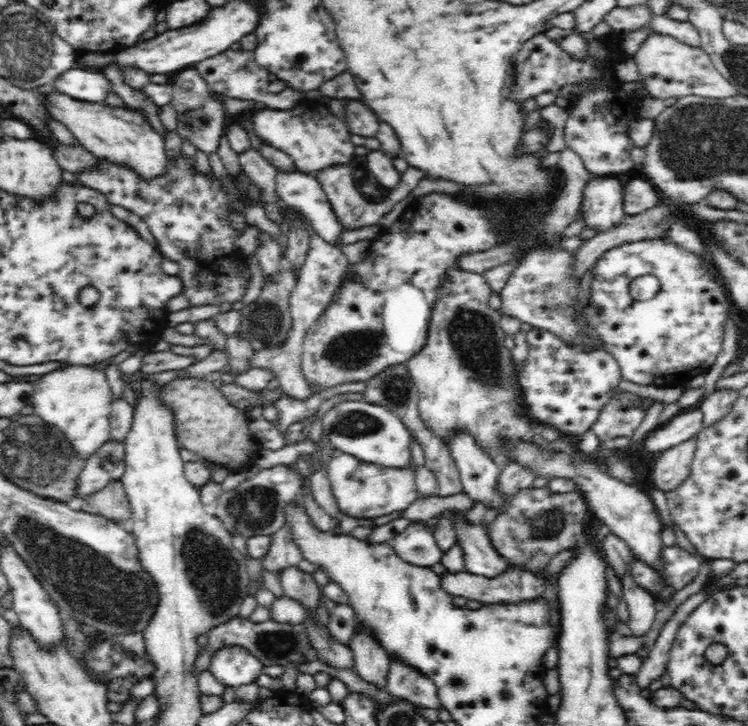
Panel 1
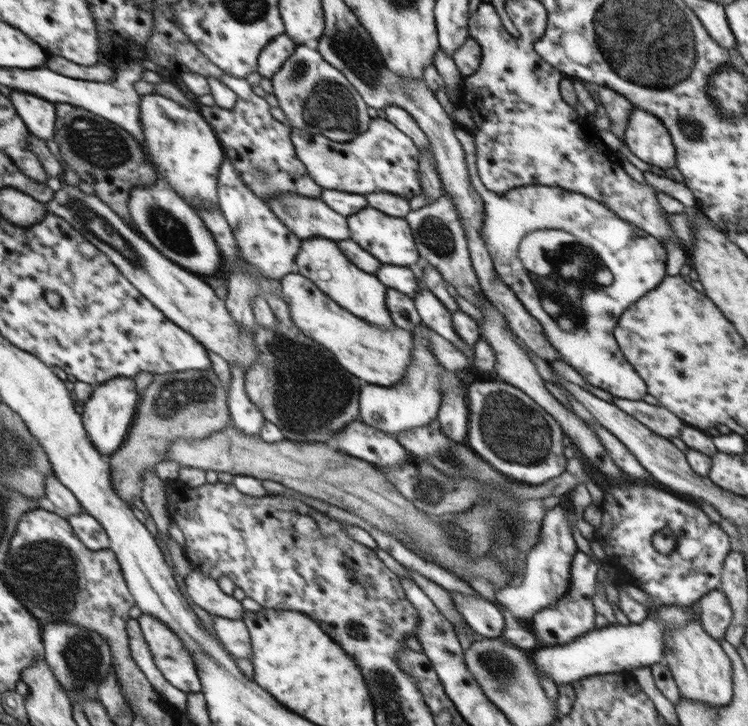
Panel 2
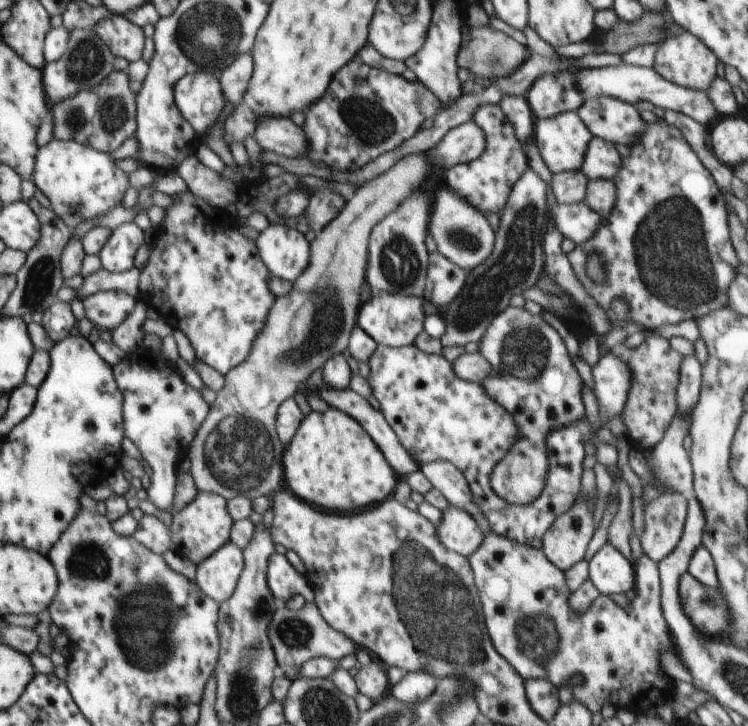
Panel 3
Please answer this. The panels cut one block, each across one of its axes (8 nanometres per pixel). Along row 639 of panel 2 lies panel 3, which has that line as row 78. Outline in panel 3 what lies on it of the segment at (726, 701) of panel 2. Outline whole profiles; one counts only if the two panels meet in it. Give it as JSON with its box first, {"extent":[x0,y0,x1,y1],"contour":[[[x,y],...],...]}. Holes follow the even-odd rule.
{"extent":[654,32,718,92],"contour":[[[684,32],[678,34],[674,38],[666,38],[660,42],[658,50],[656,50],[656,60],[654,60],[654,70],[668,79],[670,82],[676,83],[678,86],[690,88],[690,90],[700,90],[700,92],[708,92],[708,88],[712,86],[712,80],[717,77],[718,58],[699,38],[693,34]]]}

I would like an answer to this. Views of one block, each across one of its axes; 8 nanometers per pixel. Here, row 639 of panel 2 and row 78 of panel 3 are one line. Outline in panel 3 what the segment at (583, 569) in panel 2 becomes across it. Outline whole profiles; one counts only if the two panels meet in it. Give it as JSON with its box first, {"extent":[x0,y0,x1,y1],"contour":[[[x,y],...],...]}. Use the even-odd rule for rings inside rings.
{"extent":[524,70,585,119],"contour":[[[564,70],[560,74],[543,74],[524,97],[535,119],[577,111],[585,101],[571,70]]]}

